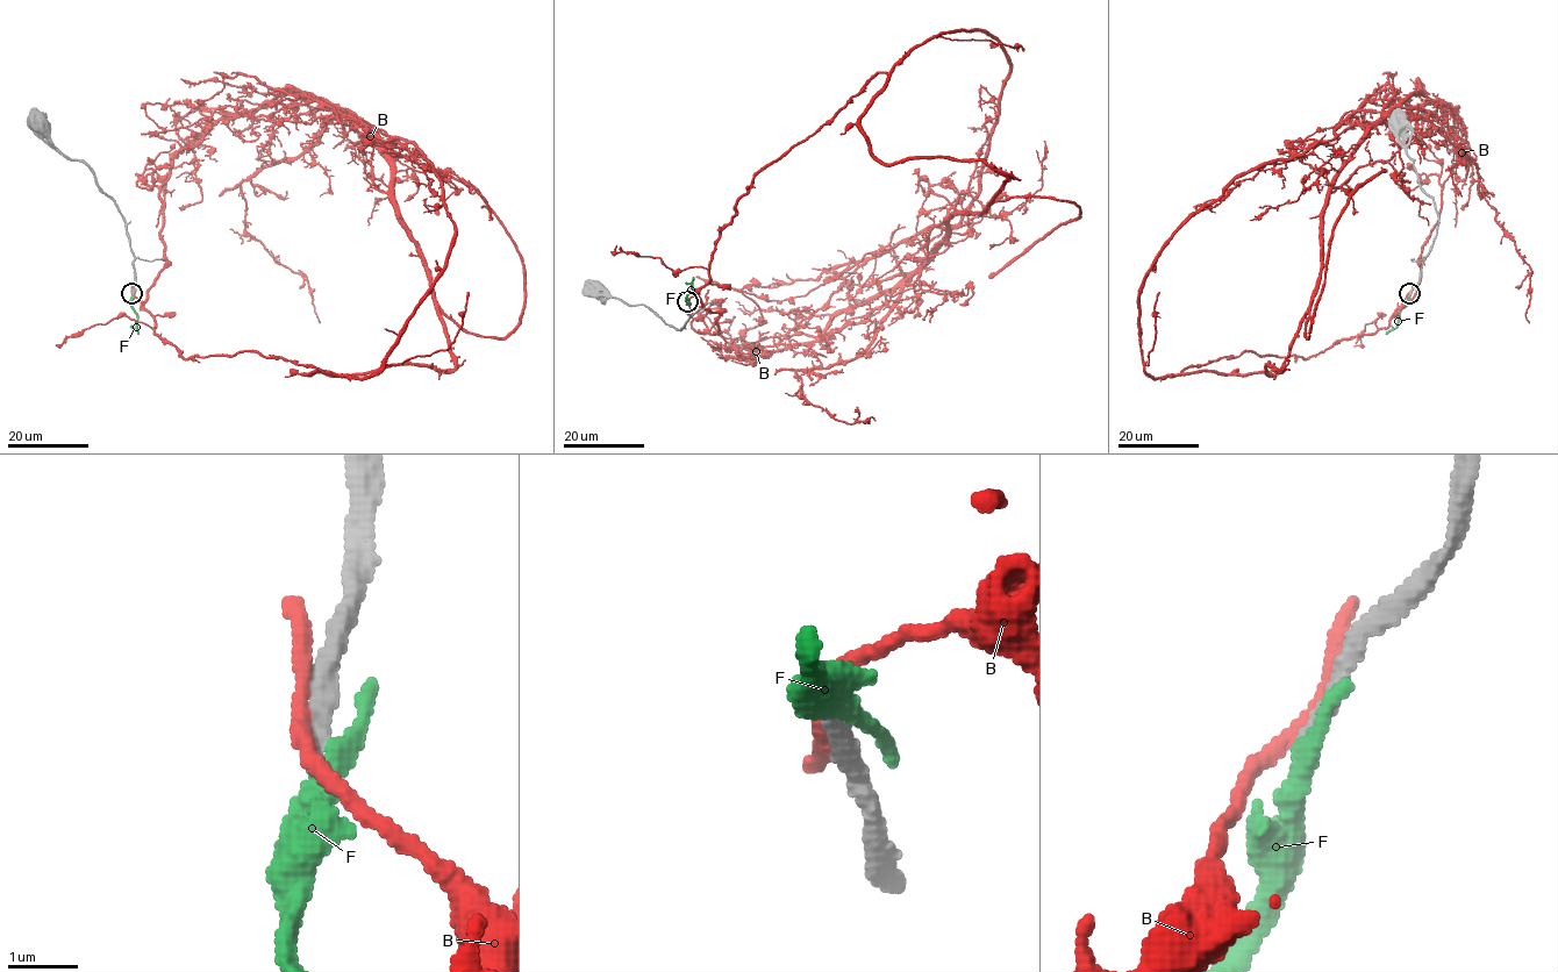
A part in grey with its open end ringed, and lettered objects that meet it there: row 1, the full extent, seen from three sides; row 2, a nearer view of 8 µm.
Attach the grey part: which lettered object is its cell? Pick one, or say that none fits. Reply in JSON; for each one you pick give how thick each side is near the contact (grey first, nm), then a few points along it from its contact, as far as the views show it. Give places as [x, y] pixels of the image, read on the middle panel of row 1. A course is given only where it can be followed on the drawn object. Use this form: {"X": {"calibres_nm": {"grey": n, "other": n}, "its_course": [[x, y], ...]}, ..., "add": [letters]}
{"add": []}

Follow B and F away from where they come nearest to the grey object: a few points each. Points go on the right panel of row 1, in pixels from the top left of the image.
B: (1410, 291), (1307, 358), (1144, 370), (1173, 234), (1394, 115), (1477, 164), (1529, 322)
F: (1409, 293), (1398, 326), (1385, 334)

